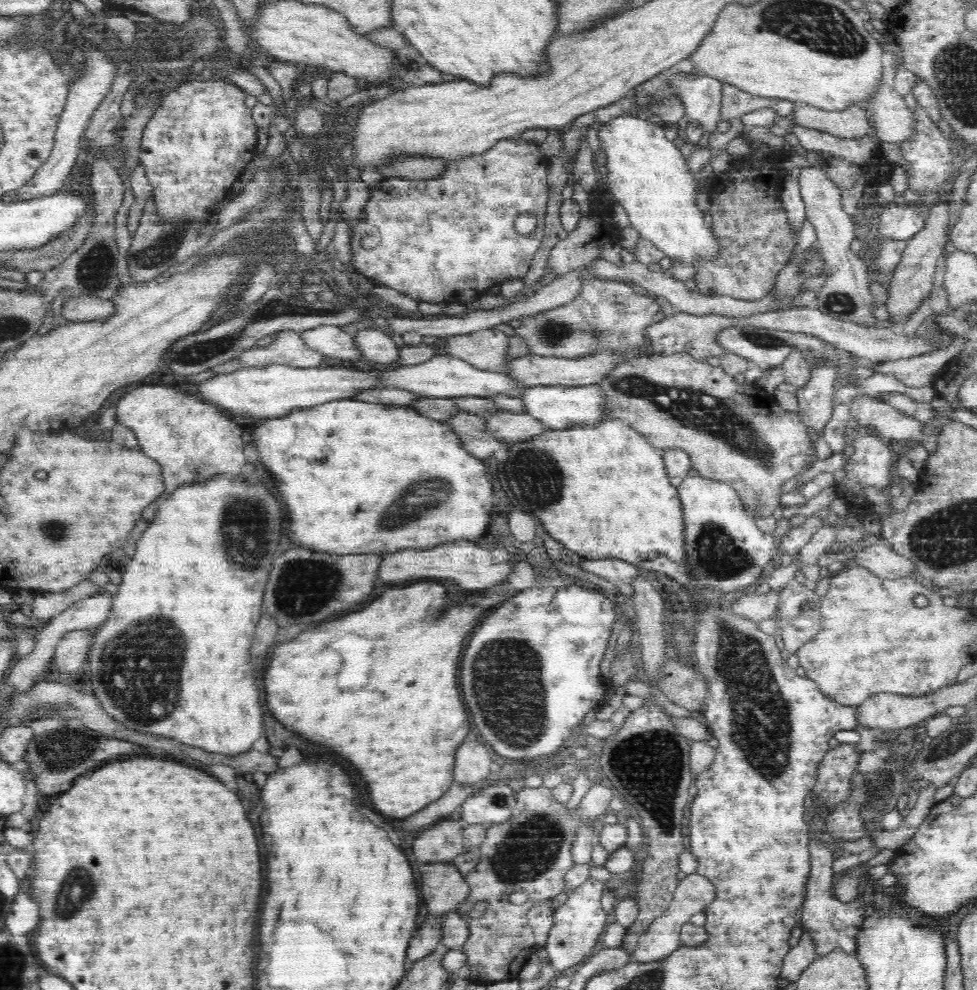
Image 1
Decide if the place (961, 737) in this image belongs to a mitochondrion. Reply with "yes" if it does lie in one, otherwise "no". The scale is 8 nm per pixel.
yes

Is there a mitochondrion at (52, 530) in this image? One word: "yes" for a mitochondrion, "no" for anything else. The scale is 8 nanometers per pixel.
yes

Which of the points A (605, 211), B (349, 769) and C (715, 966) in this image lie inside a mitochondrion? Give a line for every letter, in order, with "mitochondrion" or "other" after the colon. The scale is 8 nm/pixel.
A: other
B: other
C: other

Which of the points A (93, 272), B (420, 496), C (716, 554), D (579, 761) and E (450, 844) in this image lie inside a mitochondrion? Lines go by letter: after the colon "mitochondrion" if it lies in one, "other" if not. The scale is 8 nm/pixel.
A: mitochondrion
B: mitochondrion
C: mitochondrion
D: other
E: other

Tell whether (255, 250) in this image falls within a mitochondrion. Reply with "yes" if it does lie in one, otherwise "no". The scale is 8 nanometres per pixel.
no

